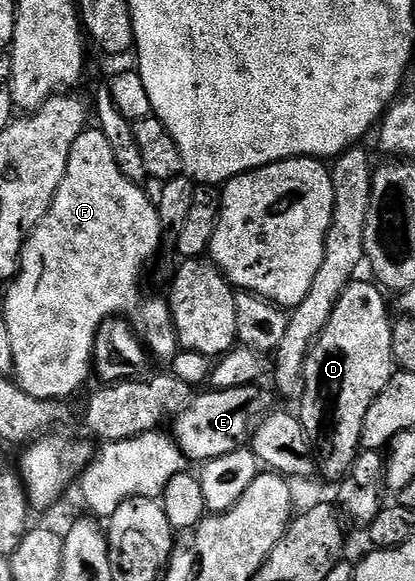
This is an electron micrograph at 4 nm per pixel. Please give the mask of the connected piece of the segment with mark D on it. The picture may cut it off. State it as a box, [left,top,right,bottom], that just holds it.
[297,282,397,481]

